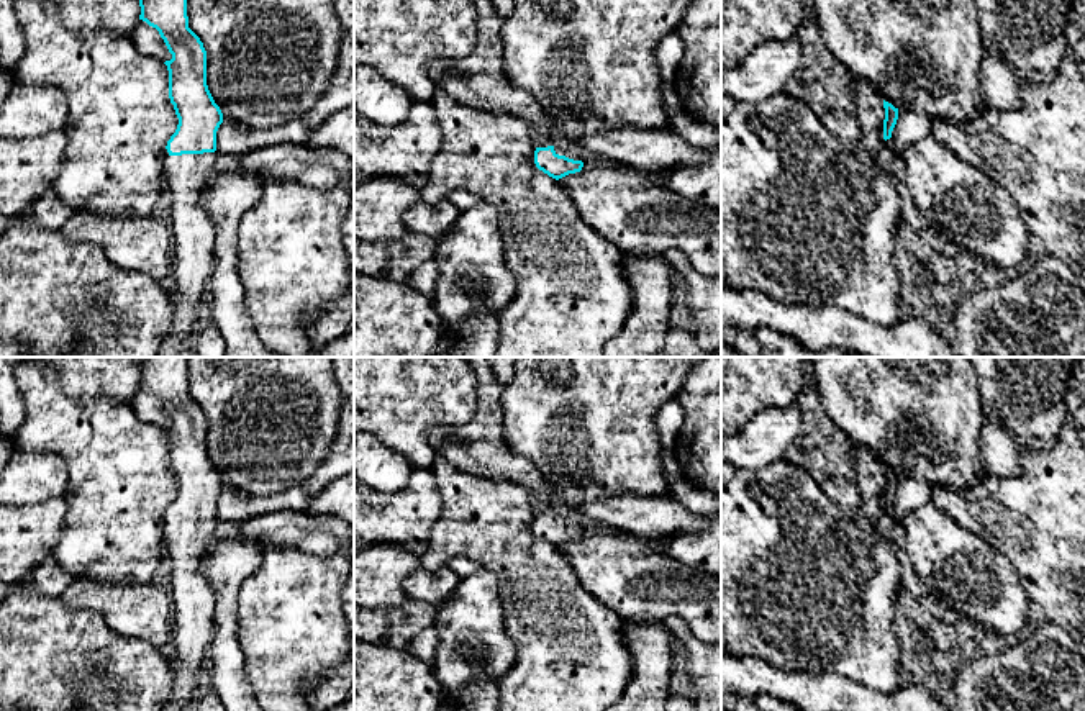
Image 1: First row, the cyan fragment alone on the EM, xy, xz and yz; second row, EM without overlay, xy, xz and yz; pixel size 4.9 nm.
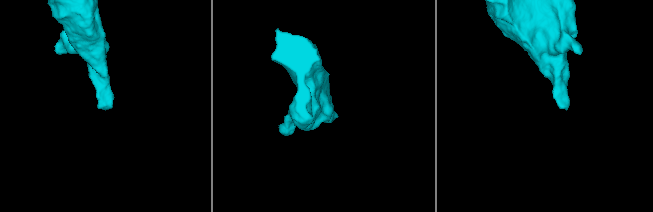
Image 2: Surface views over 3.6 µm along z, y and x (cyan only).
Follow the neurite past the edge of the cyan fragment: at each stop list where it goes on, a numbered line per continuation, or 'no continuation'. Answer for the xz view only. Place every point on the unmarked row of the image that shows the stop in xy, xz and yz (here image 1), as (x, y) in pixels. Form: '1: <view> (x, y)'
1: xz (571, 518)

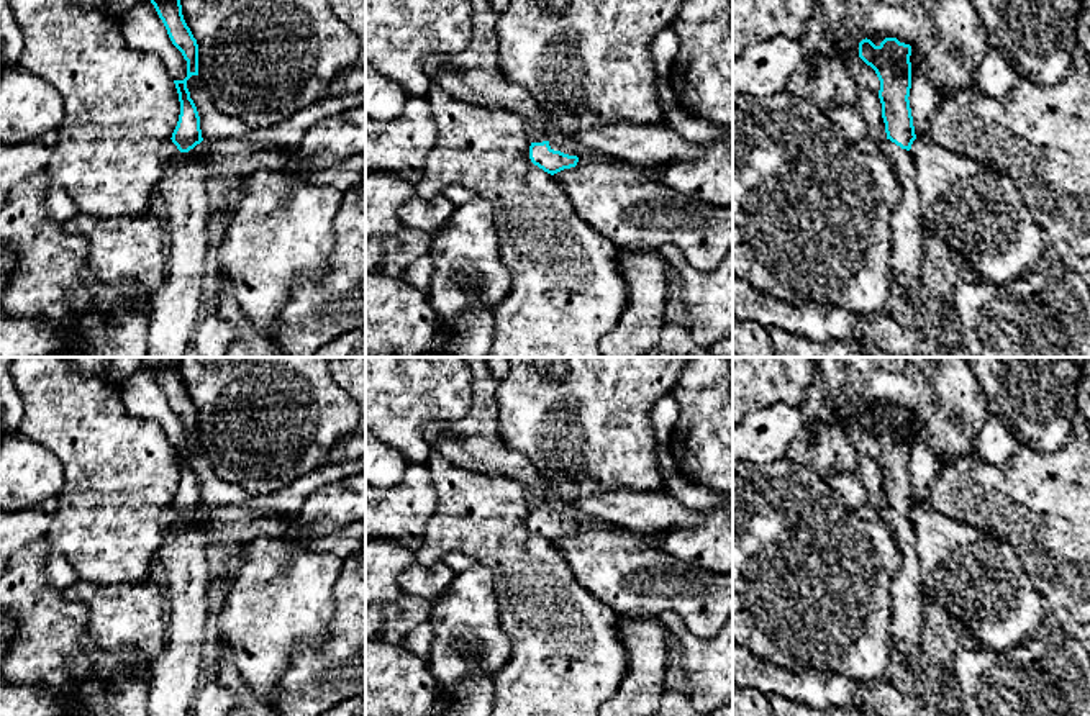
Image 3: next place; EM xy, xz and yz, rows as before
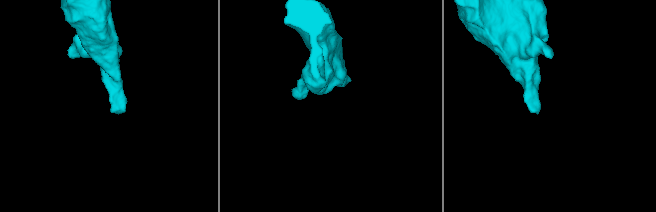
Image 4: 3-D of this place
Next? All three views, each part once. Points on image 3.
1: xz (566, 513)

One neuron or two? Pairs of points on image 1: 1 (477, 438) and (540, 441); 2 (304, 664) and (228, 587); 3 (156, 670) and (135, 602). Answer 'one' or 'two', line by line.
1: two
2: two
3: two

